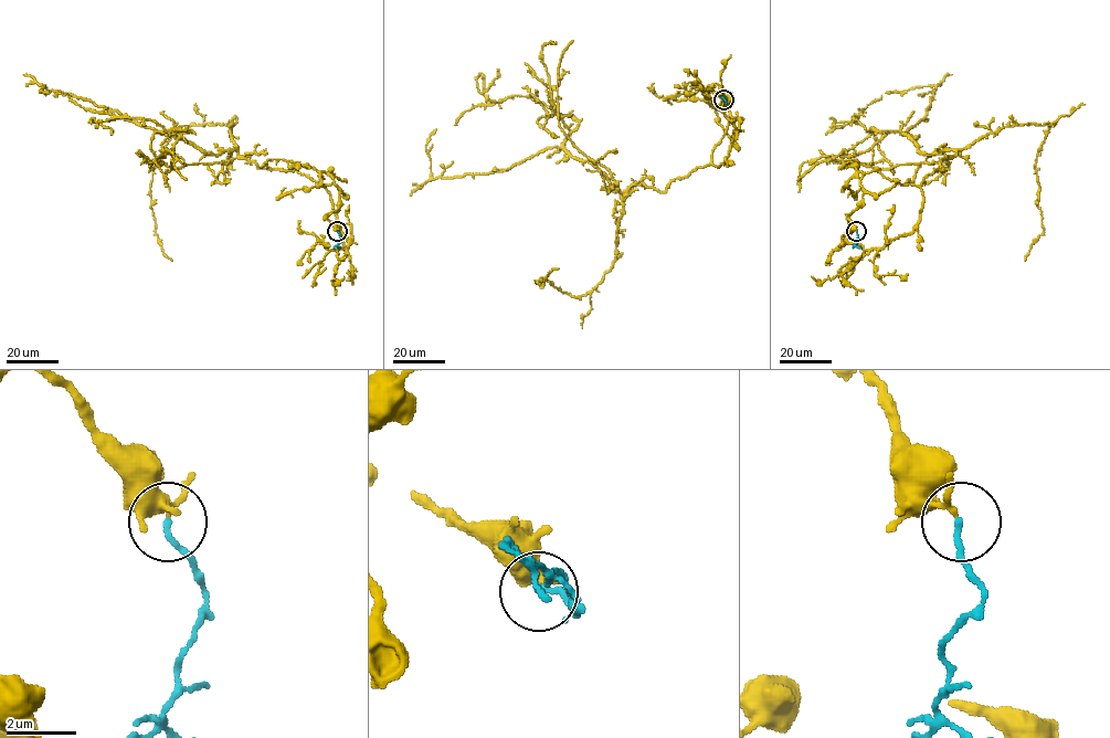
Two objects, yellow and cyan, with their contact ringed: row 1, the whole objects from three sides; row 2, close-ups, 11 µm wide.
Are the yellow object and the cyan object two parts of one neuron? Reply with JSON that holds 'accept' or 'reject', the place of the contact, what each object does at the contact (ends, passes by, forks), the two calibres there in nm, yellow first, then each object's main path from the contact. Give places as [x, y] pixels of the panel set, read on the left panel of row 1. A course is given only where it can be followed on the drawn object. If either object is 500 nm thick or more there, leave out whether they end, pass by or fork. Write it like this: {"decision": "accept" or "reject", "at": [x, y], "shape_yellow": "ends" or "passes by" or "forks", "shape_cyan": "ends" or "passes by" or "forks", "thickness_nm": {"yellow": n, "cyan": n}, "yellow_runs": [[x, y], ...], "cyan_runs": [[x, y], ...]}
{"decision": "reject", "at": [337, 231], "shape_yellow": "passes by", "shape_cyan": "ends", "thickness_nm": {"yellow": 140, "cyan": 160}, "yellow_runs": [[337, 231], [334, 183], [260, 168], [229, 125], [183, 125], [150, 187], [172, 261]], "cyan_runs": [[337, 231], [339, 248]]}

